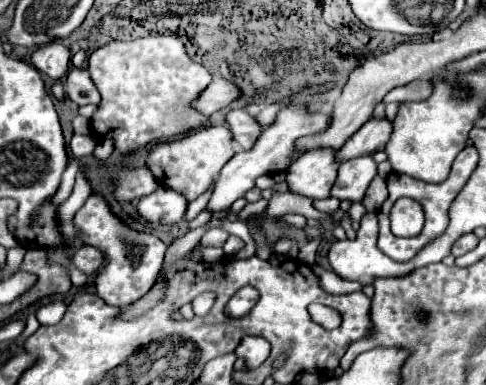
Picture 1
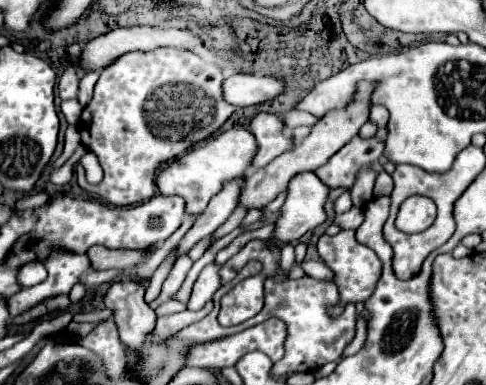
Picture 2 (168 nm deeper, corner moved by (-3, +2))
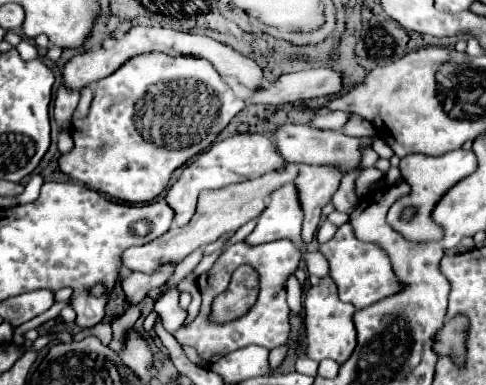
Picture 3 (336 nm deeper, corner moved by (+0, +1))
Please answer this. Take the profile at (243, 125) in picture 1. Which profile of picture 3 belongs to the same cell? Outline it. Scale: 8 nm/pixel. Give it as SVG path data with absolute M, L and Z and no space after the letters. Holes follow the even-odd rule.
M287 124L277 128L273 142L277 150L283 154L287 162L295 164L311 164L311 166L335 166L341 172L351 172L359 168L361 162L361 150L369 148L373 144L375 136L367 138L353 138L343 132L335 130L319 130L315 126L297 126L297 124Z

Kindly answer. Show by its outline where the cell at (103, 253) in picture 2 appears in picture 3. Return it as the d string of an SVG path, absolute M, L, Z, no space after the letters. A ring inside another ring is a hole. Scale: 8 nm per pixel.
M287 164L283 170L279 172L269 172L261 178L255 180L245 180L241 184L233 184L233 186L225 186L219 190L205 190L199 196L199 204L197 204L197 212L193 214L193 218L181 226L181 228L171 228L167 234L159 236L157 240L151 240L149 244L137 246L137 248L129 248L123 254L123 264L131 270L143 272L143 274L153 274L157 272L163 264L179 264L185 256L189 256L191 252L195 252L197 248L203 248L211 242L215 242L217 238L221 238L227 232L235 232L239 226L247 224L249 220L255 220L257 214L261 214L261 210L265 210L265 202L267 196L281 184L291 182L297 176L297 164Z

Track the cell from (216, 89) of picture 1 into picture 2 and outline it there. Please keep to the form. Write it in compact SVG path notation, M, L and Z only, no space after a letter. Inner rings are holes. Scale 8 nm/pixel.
M232 75L222 85L222 95L230 105L248 107L274 99L282 91L282 81L268 75Z

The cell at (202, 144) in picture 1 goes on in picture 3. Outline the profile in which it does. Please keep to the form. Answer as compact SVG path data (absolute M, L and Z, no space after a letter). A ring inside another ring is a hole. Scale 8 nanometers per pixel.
M237 134L237 136L225 138L221 142L215 142L211 146L211 150L201 152L195 160L191 160L191 164L185 164L183 166L183 174L171 186L171 190L167 192L165 200L167 200L167 204L175 212L173 226L183 226L185 222L189 222L189 218L195 214L197 196L199 196L201 190L221 188L221 186L229 186L229 184L243 182L243 180L251 180L251 178L263 176L267 172L281 170L285 164L287 162L277 152L273 140L269 140L263 134Z

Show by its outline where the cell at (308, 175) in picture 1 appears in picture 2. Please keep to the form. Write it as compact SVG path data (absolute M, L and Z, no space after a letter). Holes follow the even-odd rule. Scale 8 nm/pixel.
M312 171L292 177L288 185L288 199L282 205L282 217L276 223L274 237L284 243L298 241L322 225L326 221L324 205L328 193L330 187Z

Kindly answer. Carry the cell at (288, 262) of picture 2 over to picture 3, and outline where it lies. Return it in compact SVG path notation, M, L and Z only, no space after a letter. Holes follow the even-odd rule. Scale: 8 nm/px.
M289 276L289 280L287 280L287 302L289 302L289 308L291 308L293 314L301 314L303 290L301 290L295 276Z

